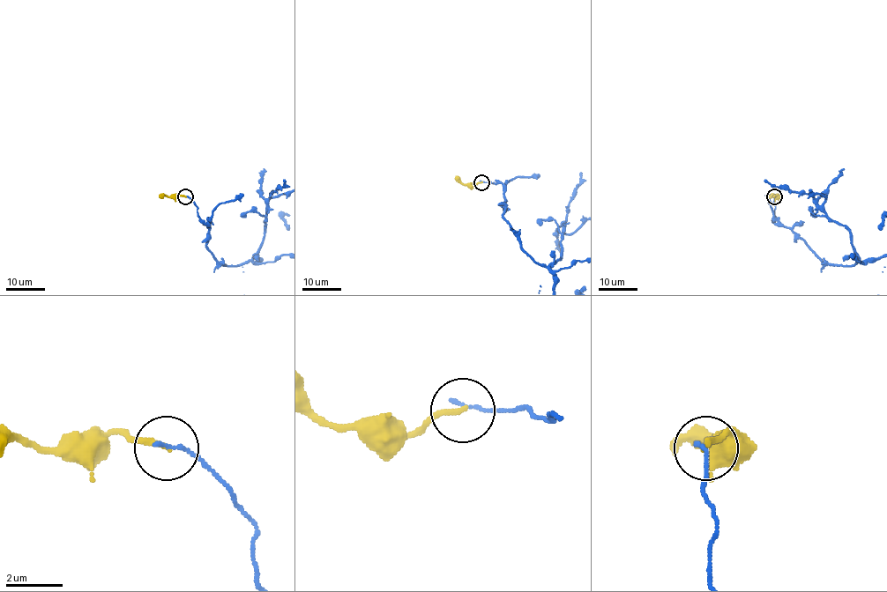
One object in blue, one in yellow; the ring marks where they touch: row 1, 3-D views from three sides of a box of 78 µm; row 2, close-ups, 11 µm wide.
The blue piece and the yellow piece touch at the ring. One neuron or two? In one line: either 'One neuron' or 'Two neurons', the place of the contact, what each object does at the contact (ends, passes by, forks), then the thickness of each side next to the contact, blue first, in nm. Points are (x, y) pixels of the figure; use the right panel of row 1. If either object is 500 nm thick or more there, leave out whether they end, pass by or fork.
Two neurons. Place: (774, 196). At the ring blue ends. At the ring yellow ends. Thickness 130 nm (blue) against 180 nm

